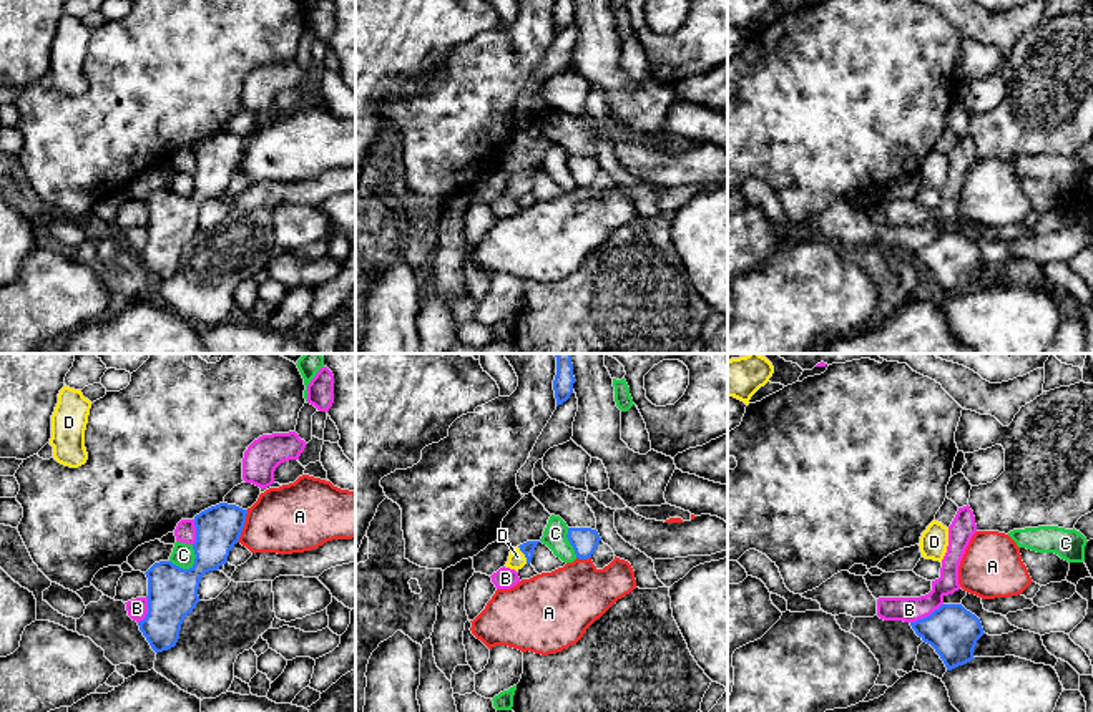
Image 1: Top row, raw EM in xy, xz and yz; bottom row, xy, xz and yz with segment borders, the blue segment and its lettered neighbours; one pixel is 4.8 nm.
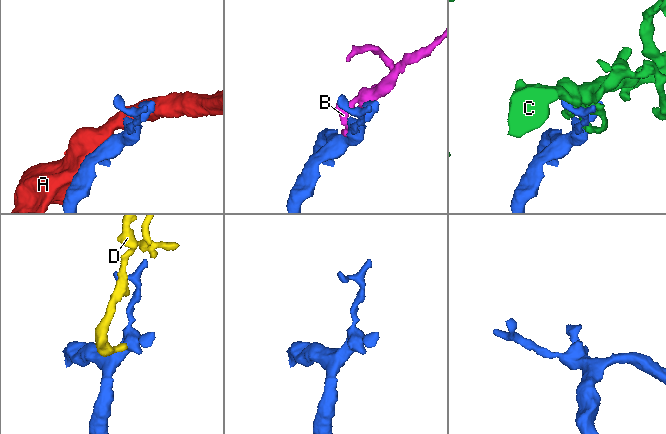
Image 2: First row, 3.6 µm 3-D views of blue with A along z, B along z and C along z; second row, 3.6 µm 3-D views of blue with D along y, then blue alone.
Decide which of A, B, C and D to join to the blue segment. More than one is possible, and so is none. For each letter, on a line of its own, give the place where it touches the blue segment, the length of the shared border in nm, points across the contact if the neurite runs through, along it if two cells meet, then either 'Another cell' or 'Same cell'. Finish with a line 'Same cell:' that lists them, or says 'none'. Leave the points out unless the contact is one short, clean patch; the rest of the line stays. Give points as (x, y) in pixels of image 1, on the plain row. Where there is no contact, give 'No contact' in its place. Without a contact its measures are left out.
A: Touches blue at xy (243, 155). Shared border 170 nm. Another cell
B: Touches blue at yz (927, 244). Shared border 190 nm. Another cell
C: Touches blue at xy (190, 196). Shared border 150 nm. Another cell
D: Touches blue at xz (524, 181). Shared border 100 nm. Path across: xz (527, 176), (524, 181), (517, 188). Same cell
Same cell: D

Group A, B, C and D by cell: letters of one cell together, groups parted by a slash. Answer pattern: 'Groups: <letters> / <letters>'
Groups: A / B / C / D

